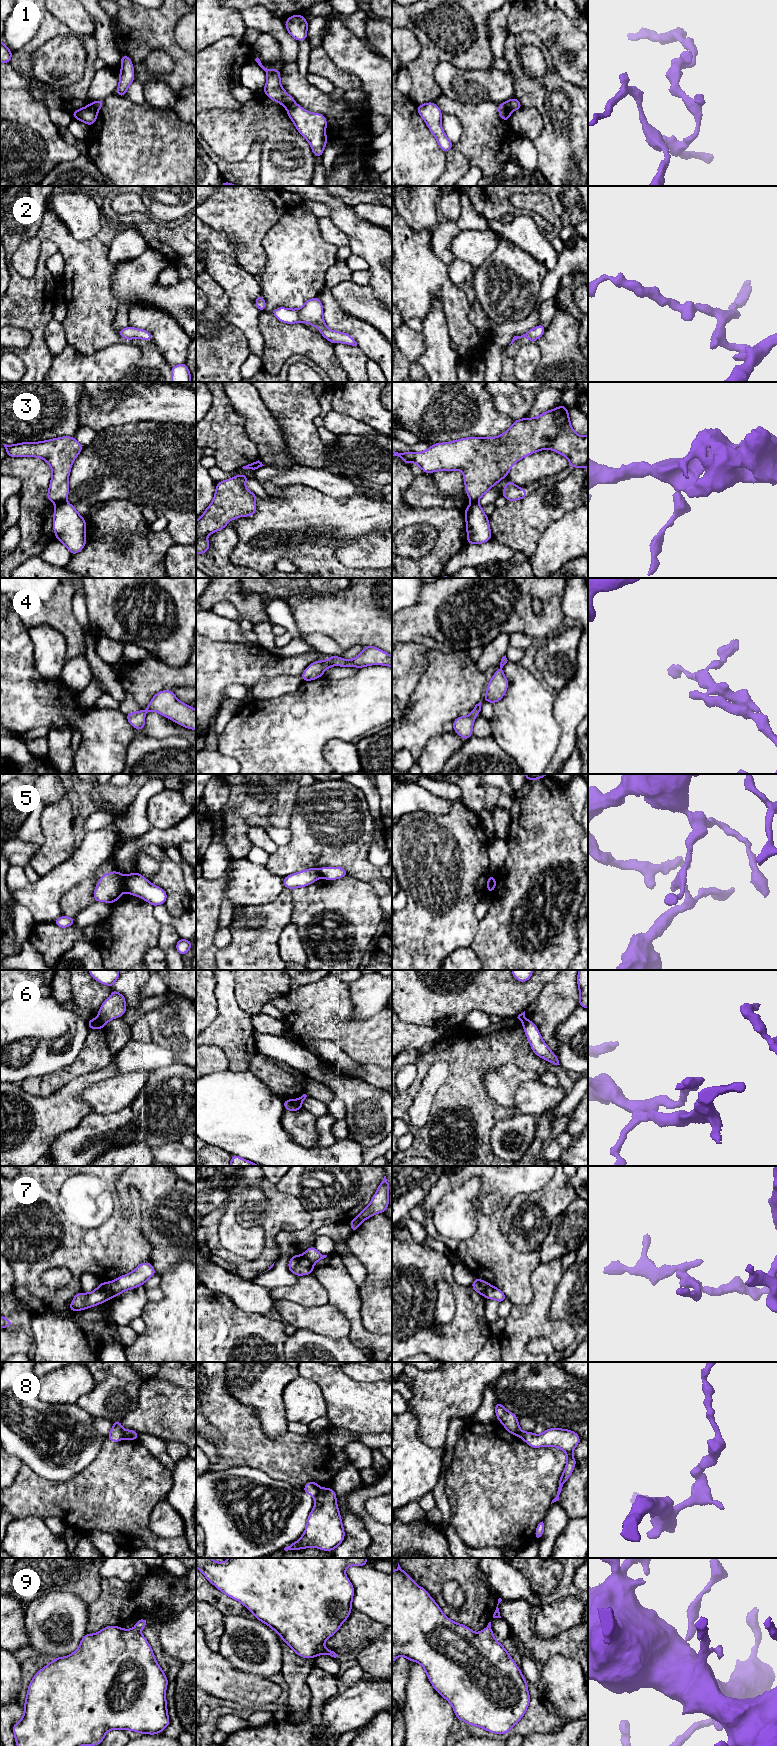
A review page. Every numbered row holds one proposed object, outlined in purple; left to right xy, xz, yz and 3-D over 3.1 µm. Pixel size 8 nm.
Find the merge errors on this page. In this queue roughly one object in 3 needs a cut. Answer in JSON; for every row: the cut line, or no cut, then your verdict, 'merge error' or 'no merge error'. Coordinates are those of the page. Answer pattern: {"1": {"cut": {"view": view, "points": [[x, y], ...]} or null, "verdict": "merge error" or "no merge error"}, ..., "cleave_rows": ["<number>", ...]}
{"1": {"cut": {"view": "yz", "points": [[504, 103], [511, 111]]}, "verdict": "merge error"}, "2": {"cut": null, "verdict": "no merge error"}, "3": {"cut": {"view": "xy", "points": [[65, 501], [59, 502], [56, 505]]}, "verdict": "merge error"}, "4": {"cut": null, "verdict": "no merge error"}, "5": {"cut": {"view": "xy", "points": [[123, 876], [125, 891]]}, "verdict": "merge error"}, "6": {"cut": {"view": "xy", "points": [[96, 1019], [103, 1024]]}, "verdict": "merge error"}, "7": {"cut": {"view": "xy", "points": [[107, 1282], [114, 1296]]}, "verdict": "merge error"}, "8": {"cut": {"view": "xz", "points": [[321, 1488], [314, 1498]]}, "verdict": "merge error"}, "9": {"cut": null, "verdict": "no merge error"}, "cleave_rows": ["1", "3", "5", "6", "7", "8"]}

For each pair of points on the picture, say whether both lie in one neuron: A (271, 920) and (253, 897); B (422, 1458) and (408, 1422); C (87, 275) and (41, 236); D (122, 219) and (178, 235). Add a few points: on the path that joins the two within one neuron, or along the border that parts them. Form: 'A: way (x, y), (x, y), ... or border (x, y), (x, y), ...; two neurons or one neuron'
A: border (281, 892), (274, 900), (261, 905); two neurons
B: way (413, 1449), (408, 1444), (408, 1431); one neuron
C: way (82, 261), (55, 236); one neuron
D: way (136, 219), (140, 220), (155, 235), (164, 235); one neuron

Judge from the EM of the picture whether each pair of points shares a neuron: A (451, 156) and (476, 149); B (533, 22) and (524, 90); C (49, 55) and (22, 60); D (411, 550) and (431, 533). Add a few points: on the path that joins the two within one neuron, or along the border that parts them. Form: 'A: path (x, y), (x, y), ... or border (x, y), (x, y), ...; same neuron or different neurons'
A: border (453, 147), (467, 159), (471, 166); different neurons
B: border (510, 33), (531, 31), (549, 49); different neurons
C: border (48, 40), (33, 54), (32, 77); different neurons
D: path (417, 550), (420, 550), (430, 539); same neuron

